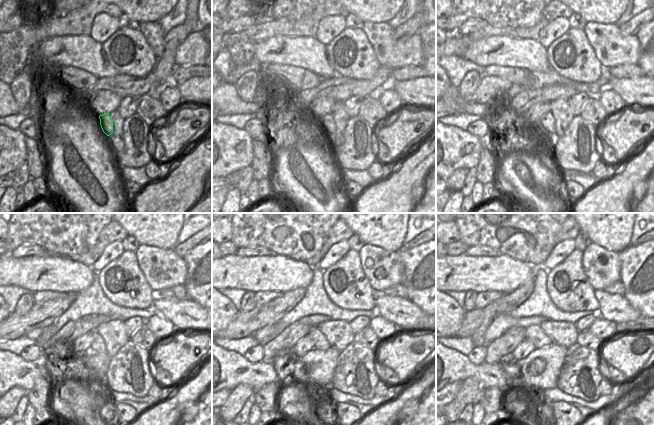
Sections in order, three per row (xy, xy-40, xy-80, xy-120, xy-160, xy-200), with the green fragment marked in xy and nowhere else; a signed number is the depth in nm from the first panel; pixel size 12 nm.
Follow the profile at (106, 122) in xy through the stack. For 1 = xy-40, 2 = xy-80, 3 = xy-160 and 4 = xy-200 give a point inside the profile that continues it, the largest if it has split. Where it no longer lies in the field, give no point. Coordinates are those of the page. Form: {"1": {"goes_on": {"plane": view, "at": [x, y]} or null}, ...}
{"1": {"goes_on": {"plane": "xy-40", "at": [327, 121]}}, "2": {"goes_on": {"plane": "xy-80", "at": [547, 123]}}, "3": {"goes_on": {"plane": "xy-160", "at": [319, 340]}}, "4": {"goes_on": {"plane": "xy-200", "at": [534, 333]}}}

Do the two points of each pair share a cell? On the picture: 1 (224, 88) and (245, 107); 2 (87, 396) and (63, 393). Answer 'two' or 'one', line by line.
1: one
2: one

